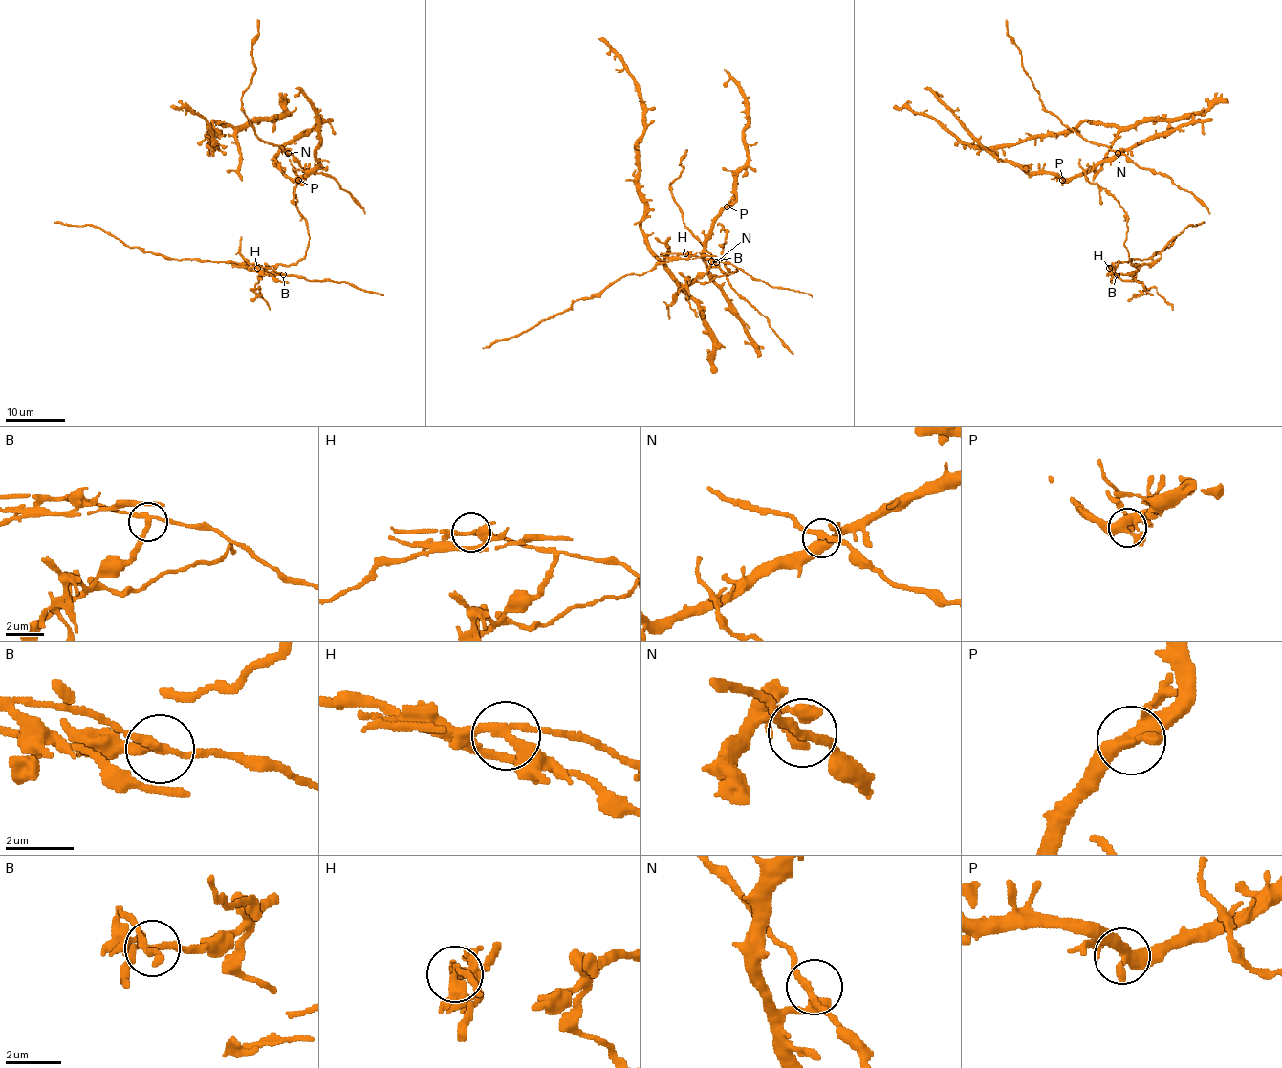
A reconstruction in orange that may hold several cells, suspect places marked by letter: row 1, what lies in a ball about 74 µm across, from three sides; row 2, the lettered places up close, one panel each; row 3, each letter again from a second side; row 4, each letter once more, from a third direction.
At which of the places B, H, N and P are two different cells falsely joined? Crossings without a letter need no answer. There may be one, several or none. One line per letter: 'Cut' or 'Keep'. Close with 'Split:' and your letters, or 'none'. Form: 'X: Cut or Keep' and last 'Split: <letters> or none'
B: Cut
H: Cut
N: Keep
P: Keep
Split: B, H

